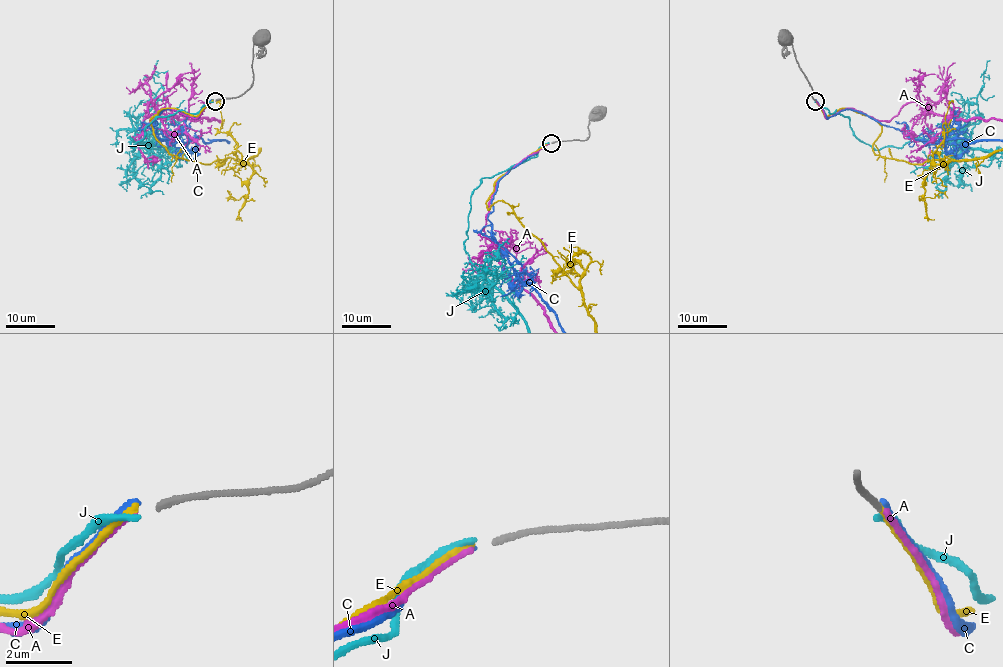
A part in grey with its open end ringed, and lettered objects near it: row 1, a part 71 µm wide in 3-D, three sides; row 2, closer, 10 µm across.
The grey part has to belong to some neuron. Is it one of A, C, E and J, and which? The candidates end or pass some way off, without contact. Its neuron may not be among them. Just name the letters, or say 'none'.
none

